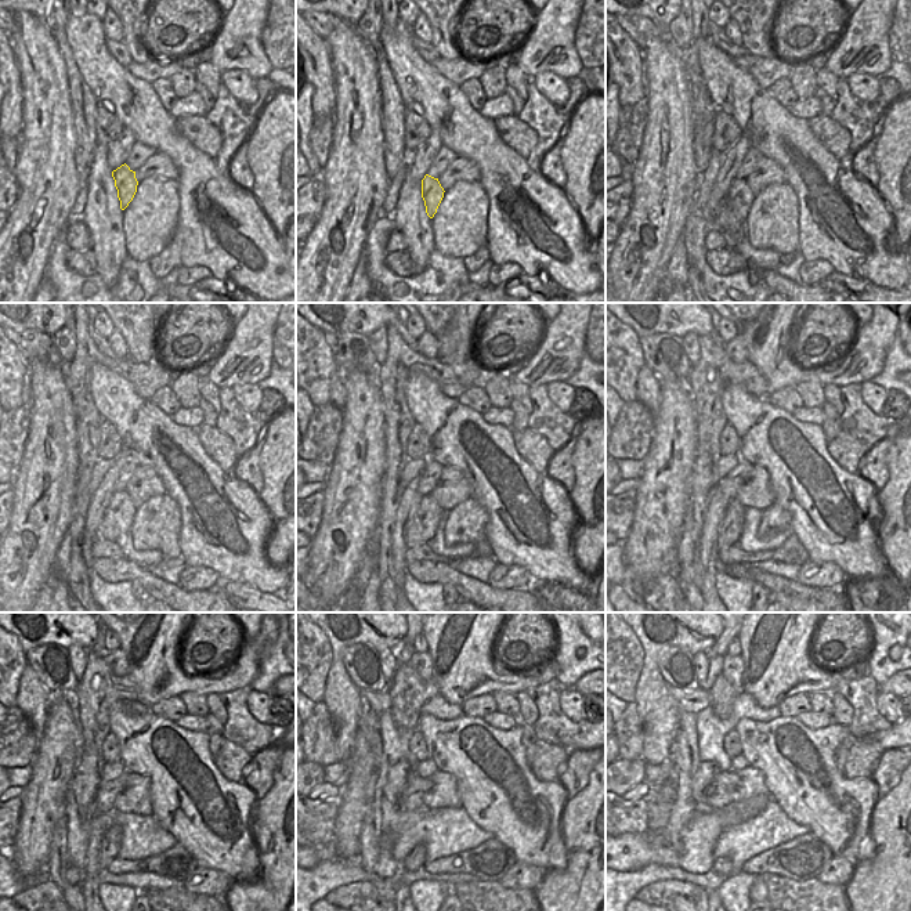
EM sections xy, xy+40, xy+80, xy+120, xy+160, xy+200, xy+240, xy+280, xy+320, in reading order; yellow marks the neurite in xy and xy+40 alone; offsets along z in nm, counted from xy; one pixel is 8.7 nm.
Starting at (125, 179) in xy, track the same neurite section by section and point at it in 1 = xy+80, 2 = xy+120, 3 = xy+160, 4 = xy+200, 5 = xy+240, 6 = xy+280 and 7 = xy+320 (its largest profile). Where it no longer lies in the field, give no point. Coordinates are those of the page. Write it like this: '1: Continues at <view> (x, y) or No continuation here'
1: Continues at xy+80 (731, 216)
2: Continues at xy+120 (119, 514)
3: Continues at xy+160 (427, 516)
4: Continues at xy+200 (730, 528)
5: Continues at xy+240 (111, 841)
6: Continues at xy+280 (415, 860)
7: Continues at xy+320 (722, 866)

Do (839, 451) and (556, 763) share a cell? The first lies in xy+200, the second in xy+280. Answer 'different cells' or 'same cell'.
same cell

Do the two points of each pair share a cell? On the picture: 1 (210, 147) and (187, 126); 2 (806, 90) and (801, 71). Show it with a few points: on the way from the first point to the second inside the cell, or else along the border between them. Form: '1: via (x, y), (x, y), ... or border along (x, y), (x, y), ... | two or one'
1: via (205, 141), (192, 130) | one
2: via (805, 86), (803, 75) | one

